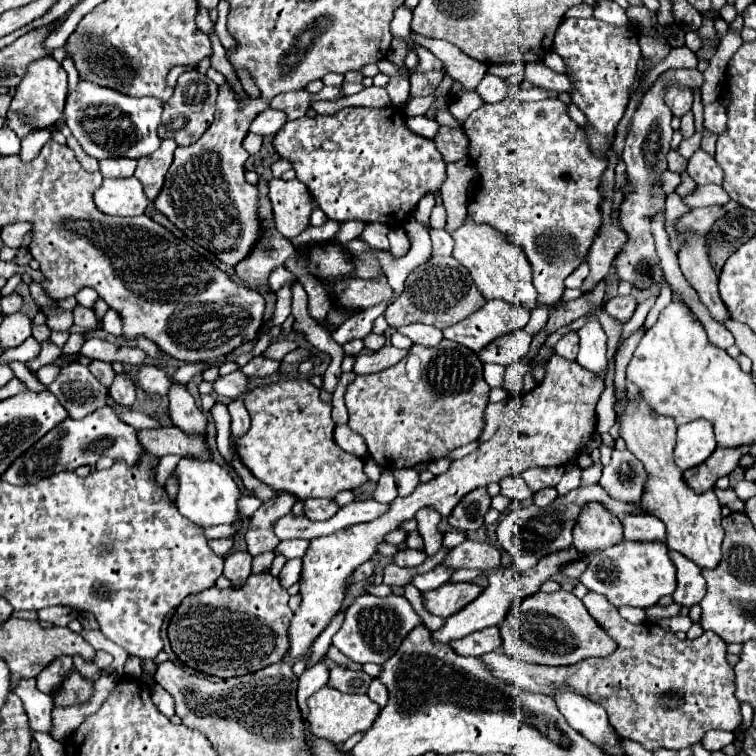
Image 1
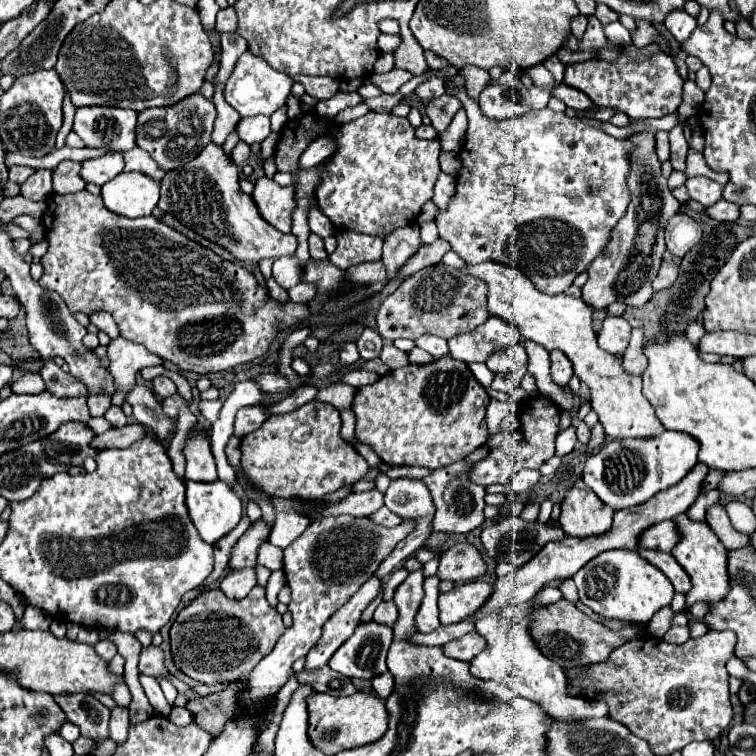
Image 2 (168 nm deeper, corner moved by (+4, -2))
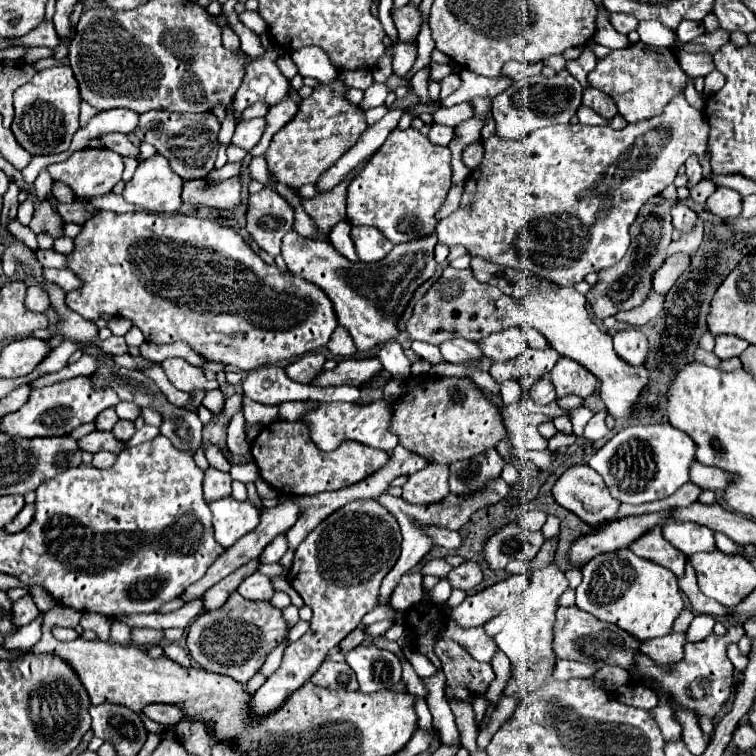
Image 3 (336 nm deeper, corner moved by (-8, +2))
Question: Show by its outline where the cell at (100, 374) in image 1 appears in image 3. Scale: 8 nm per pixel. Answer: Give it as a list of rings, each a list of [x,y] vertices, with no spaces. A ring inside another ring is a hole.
[[[106,408],[106,410],[102,410],[102,412],[98,414],[98,418],[96,418],[96,428],[100,428],[100,430],[112,430],[116,422],[118,422],[116,410],[114,410],[114,408]]]

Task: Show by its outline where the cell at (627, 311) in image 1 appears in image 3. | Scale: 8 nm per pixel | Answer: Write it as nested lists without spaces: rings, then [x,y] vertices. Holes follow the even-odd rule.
[[[624,328],[614,334],[614,350],[630,364],[642,364],[648,352],[648,338],[638,328]]]

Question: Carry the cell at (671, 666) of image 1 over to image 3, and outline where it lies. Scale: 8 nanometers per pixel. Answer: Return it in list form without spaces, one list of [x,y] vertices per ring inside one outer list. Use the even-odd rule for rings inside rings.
[[[736,624],[736,626],[730,626],[726,630],[726,634],[722,634],[722,636],[710,634],[708,638],[704,638],[700,642],[686,644],[684,658],[670,666],[658,666],[644,652],[640,652],[640,650],[636,652],[634,664],[636,664],[636,674],[640,674],[640,676],[636,676],[636,680],[644,686],[648,686],[650,682],[656,682],[664,690],[664,694],[658,694],[658,704],[650,710],[650,714],[656,720],[656,724],[660,726],[666,742],[682,740],[682,724],[674,716],[674,706],[682,706],[682,708],[694,712],[698,720],[706,716],[714,722],[718,718],[720,710],[726,706],[726,702],[732,694],[732,684],[736,682],[734,666],[732,666],[730,658],[726,656],[728,644],[736,644],[742,636],[744,636],[744,628],[740,624]]]

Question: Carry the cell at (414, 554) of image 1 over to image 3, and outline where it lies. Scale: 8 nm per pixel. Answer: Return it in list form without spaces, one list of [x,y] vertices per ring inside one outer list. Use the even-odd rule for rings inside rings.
[[[408,572],[396,586],[390,598],[390,606],[402,612],[408,612],[412,606],[416,606],[422,600],[422,574],[420,572]]]

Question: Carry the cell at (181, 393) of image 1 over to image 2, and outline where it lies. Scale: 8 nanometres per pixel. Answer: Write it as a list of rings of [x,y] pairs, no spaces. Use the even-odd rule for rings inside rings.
[[[190,430],[188,434],[184,456],[186,456],[186,478],[188,480],[214,482],[218,478],[214,456],[210,452],[210,444],[194,430]]]

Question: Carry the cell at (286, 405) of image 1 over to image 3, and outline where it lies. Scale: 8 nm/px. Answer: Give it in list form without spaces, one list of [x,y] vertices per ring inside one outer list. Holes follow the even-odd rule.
[[[276,420],[260,430],[250,446],[252,458],[258,464],[260,478],[276,488],[280,494],[298,494],[312,496],[324,490],[340,490],[354,482],[364,480],[364,476],[376,472],[384,462],[388,462],[388,454],[382,450],[372,450],[360,442],[346,440],[336,450],[324,452],[316,448],[310,440],[310,428],[300,422]]]

